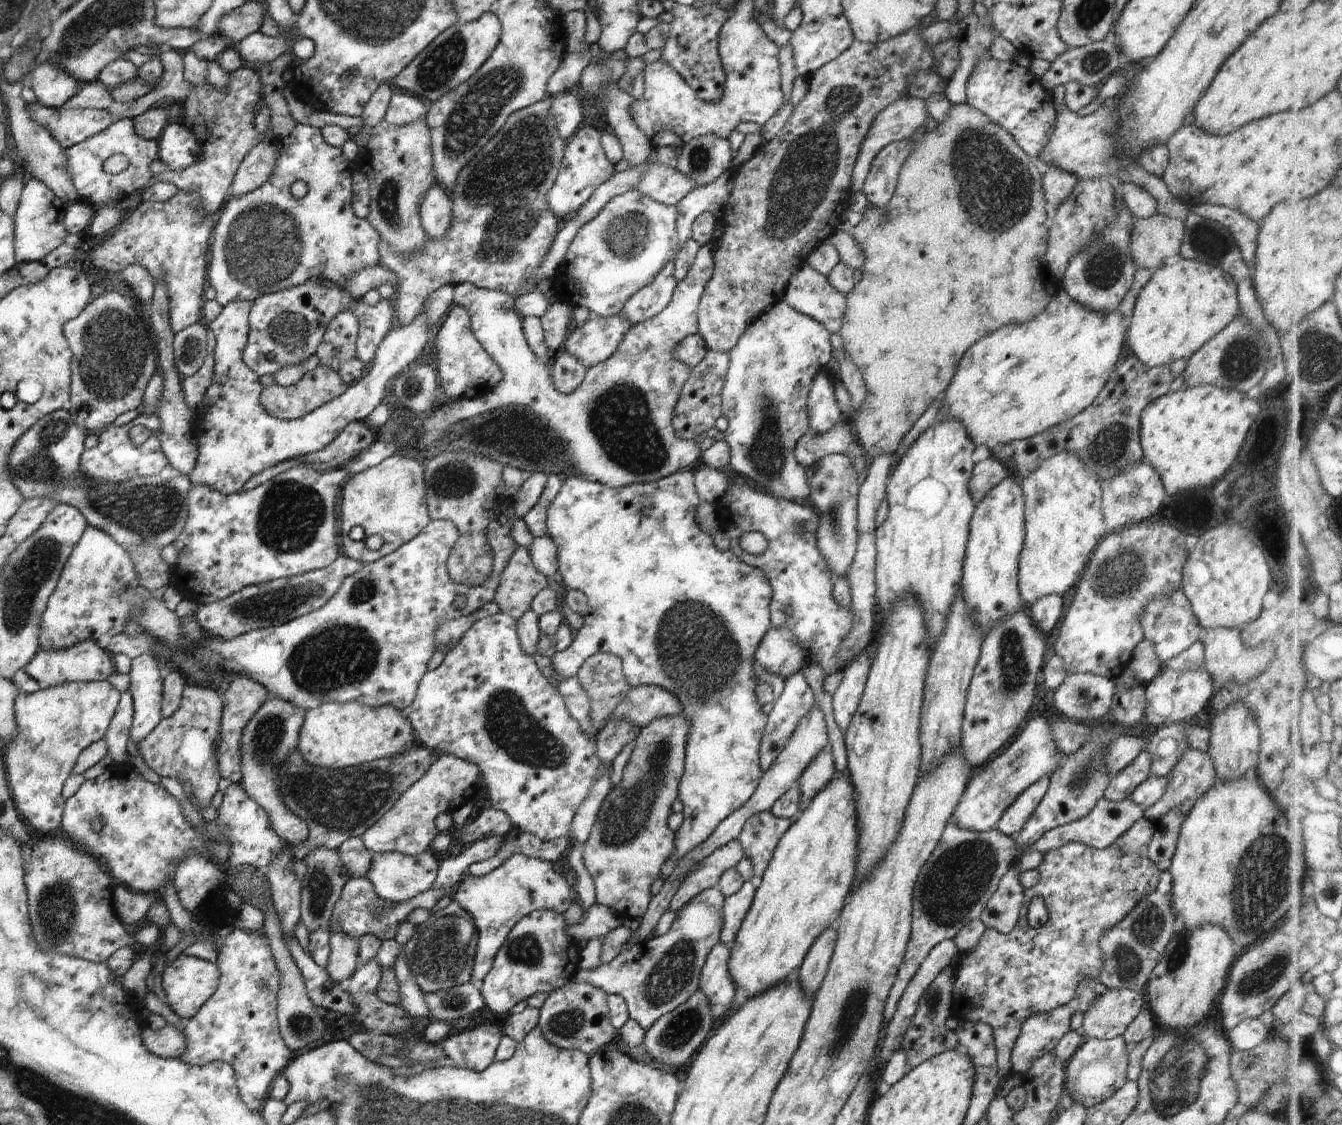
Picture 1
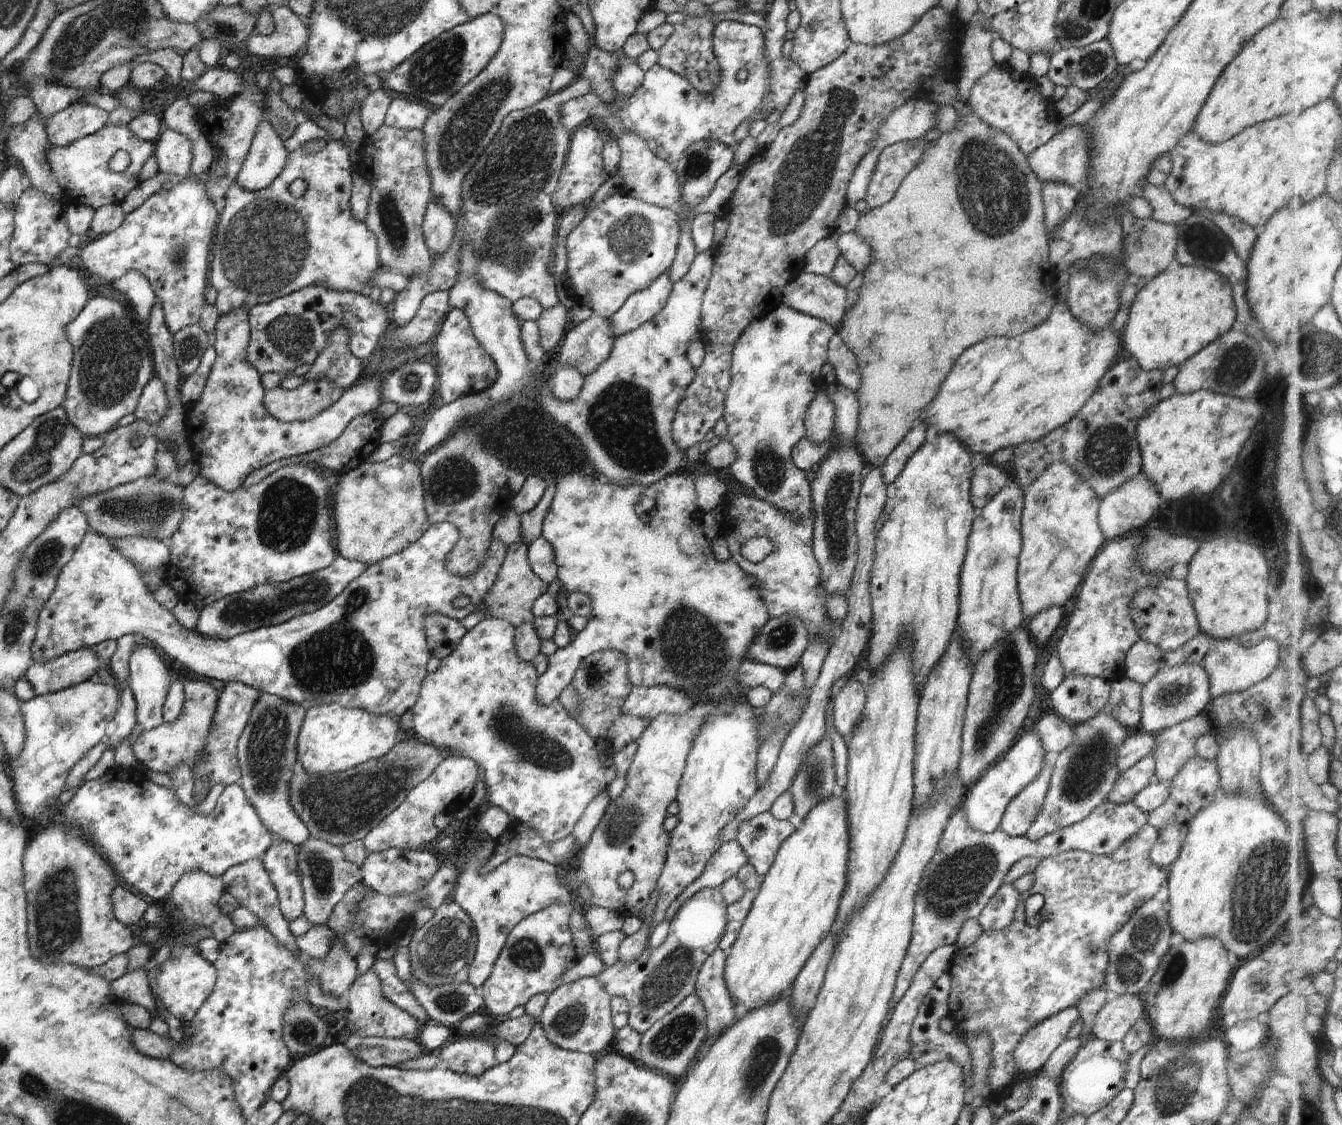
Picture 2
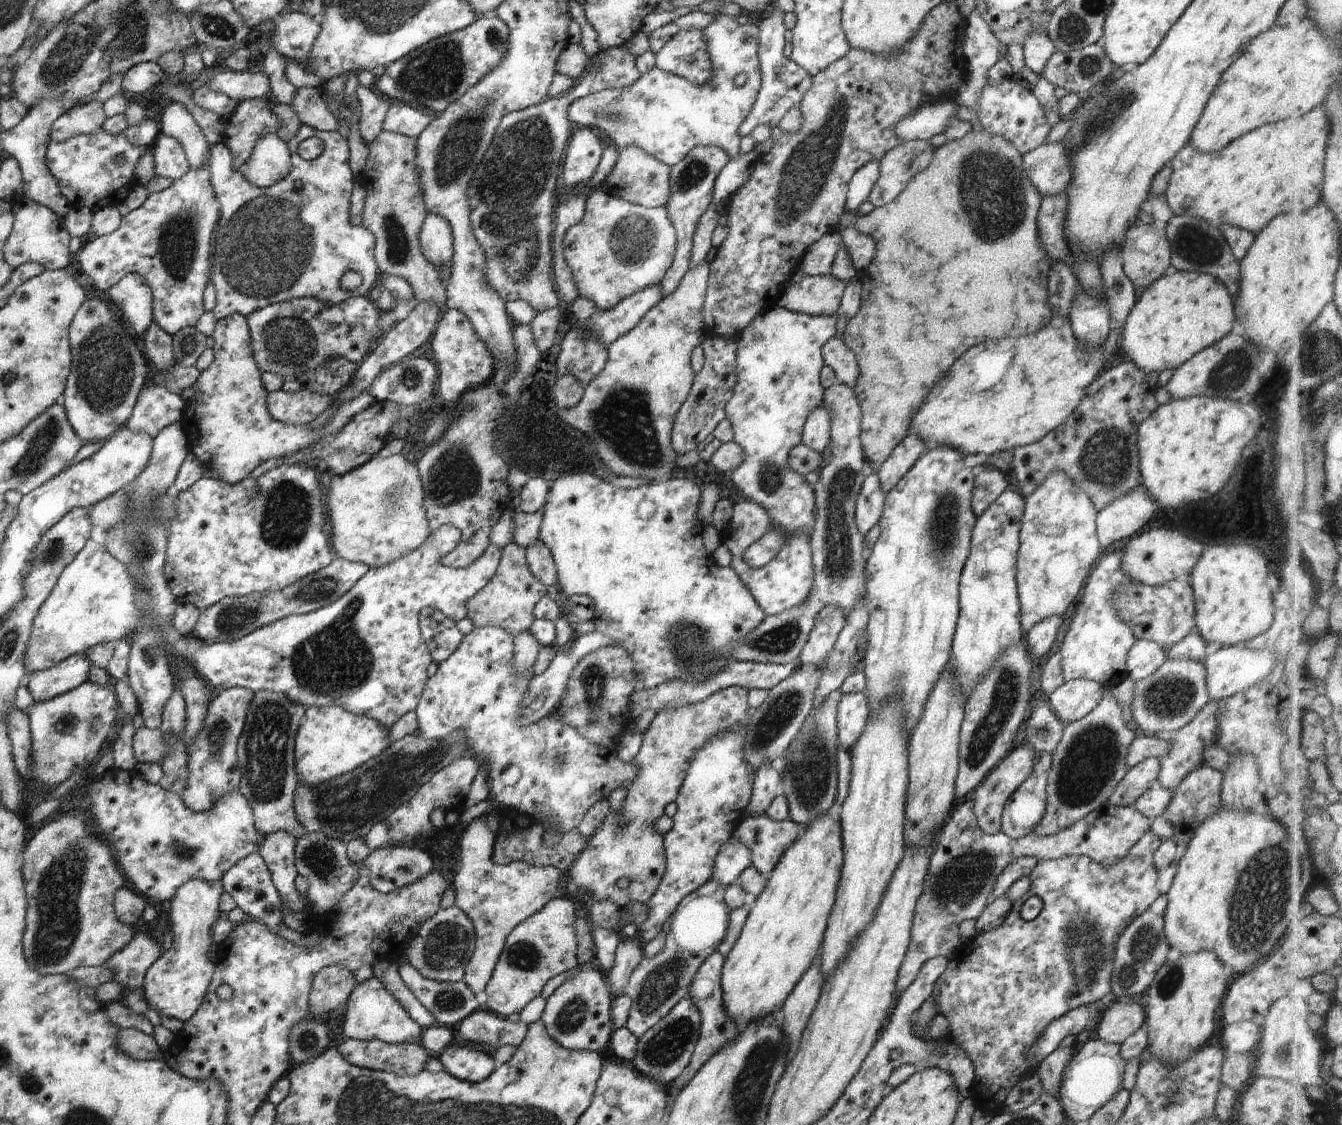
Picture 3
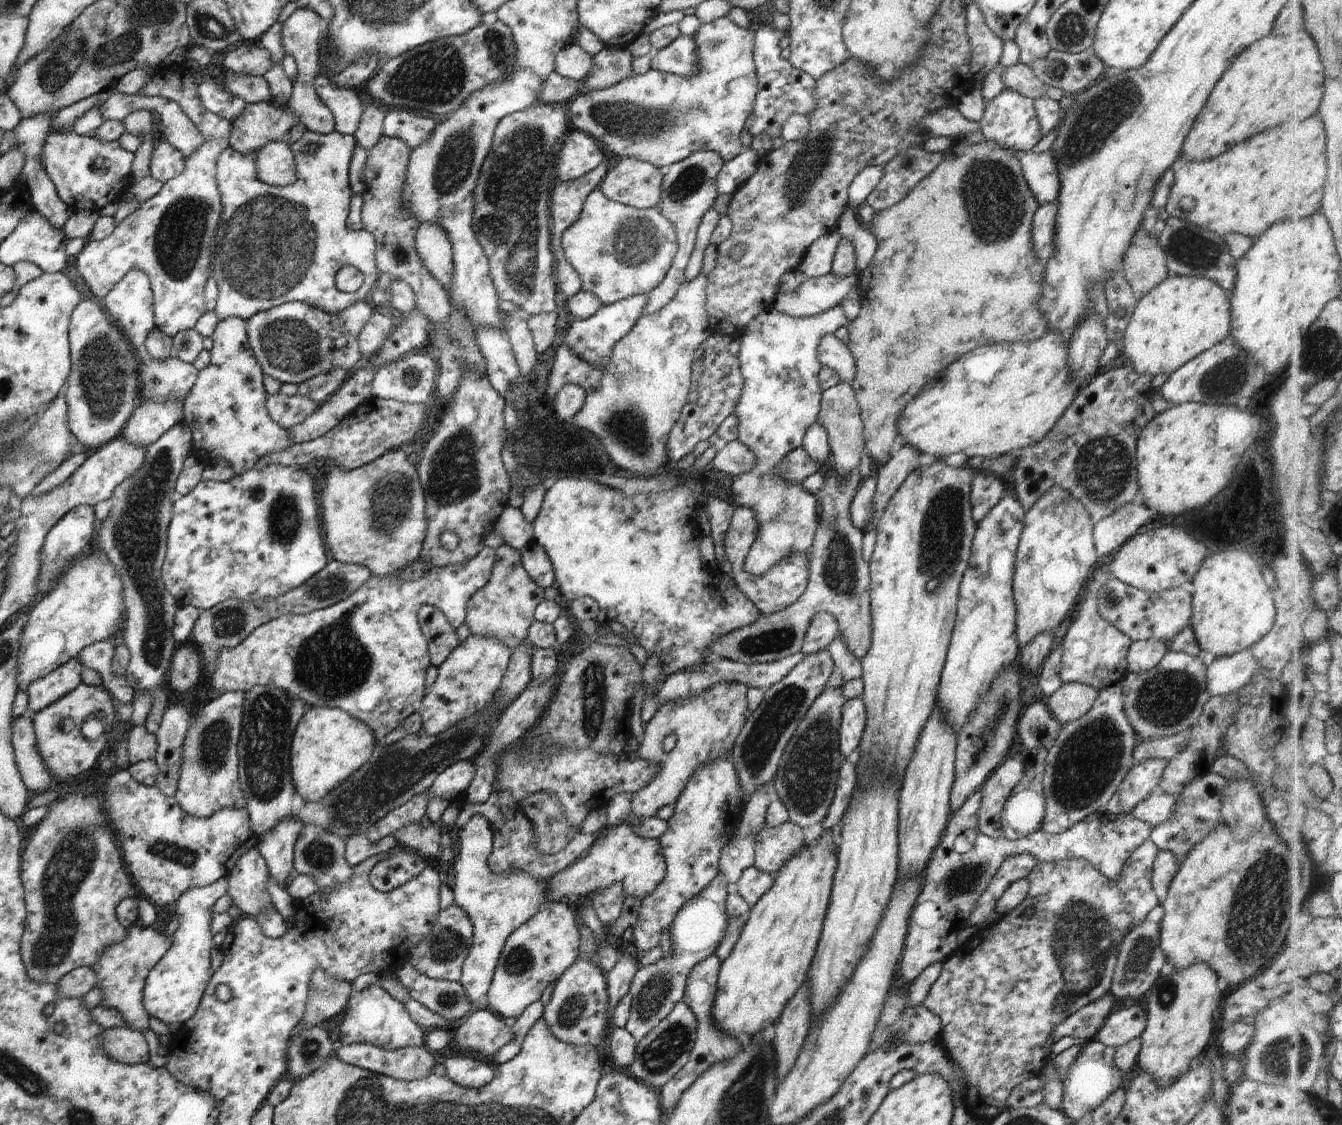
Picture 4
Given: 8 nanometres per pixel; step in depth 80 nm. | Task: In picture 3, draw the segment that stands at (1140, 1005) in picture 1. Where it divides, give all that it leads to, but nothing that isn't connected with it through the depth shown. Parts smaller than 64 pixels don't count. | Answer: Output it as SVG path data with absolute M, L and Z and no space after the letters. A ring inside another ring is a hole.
M1130 1000L1127 1004L1116 1002L1101 1012L1093 1036L1113 1045L1121 1045L1144 1024L1145 1012L1139 1004Z

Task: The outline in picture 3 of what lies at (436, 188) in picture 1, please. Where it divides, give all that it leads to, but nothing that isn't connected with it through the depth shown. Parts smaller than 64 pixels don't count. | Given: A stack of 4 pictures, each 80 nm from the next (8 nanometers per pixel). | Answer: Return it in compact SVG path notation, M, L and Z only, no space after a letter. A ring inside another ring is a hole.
M428 213L419 232L422 254L438 271L448 267L453 257L453 236L446 220Z

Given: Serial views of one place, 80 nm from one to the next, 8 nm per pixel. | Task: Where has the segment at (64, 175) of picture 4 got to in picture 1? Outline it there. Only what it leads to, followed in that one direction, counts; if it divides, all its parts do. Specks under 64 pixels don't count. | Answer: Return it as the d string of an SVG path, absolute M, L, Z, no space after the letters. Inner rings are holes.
M120 119L113 122L106 130L92 135L81 143L66 147L63 151L66 157L65 169L70 175L70 182L74 185L77 200L80 203L106 204L109 200L120 202L125 200L137 190L146 188L154 176L149 171L152 161L159 158L158 140L147 141L134 130L132 119ZM113 154L126 154L130 164L119 174L110 174L102 170L102 164Z

